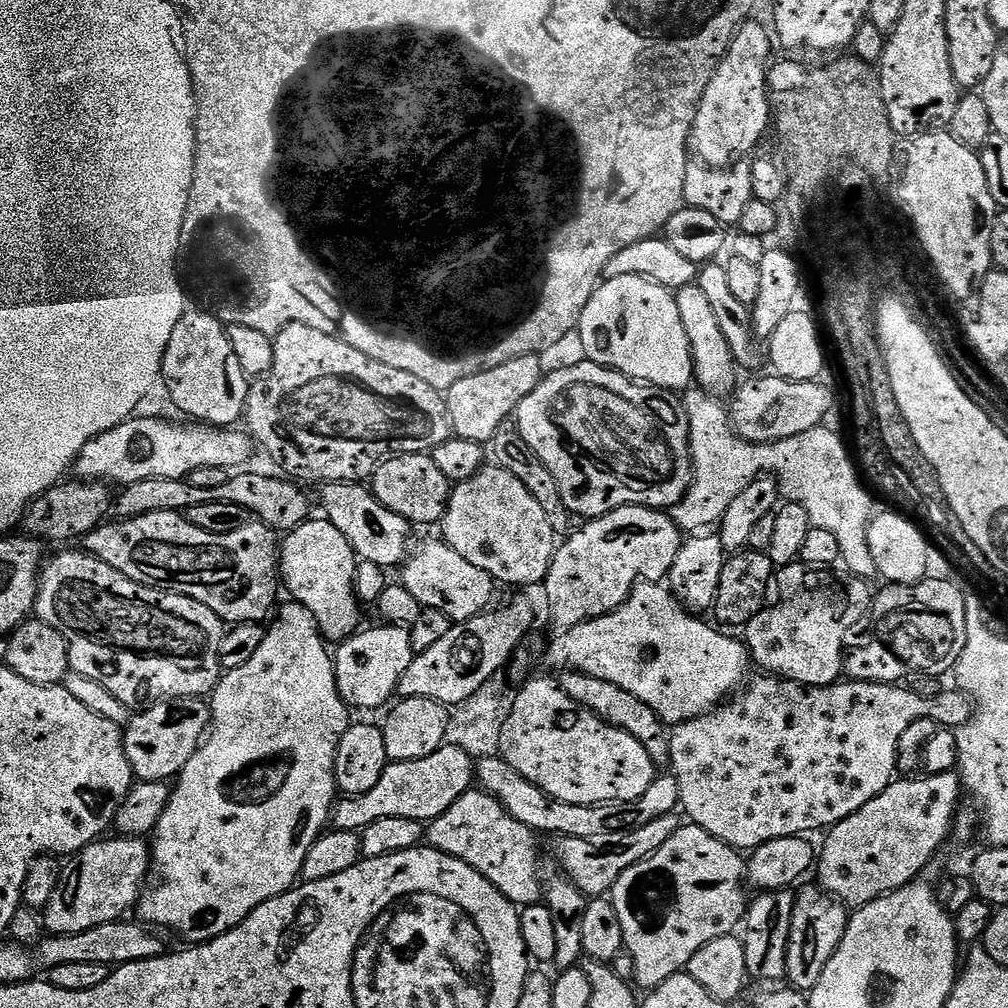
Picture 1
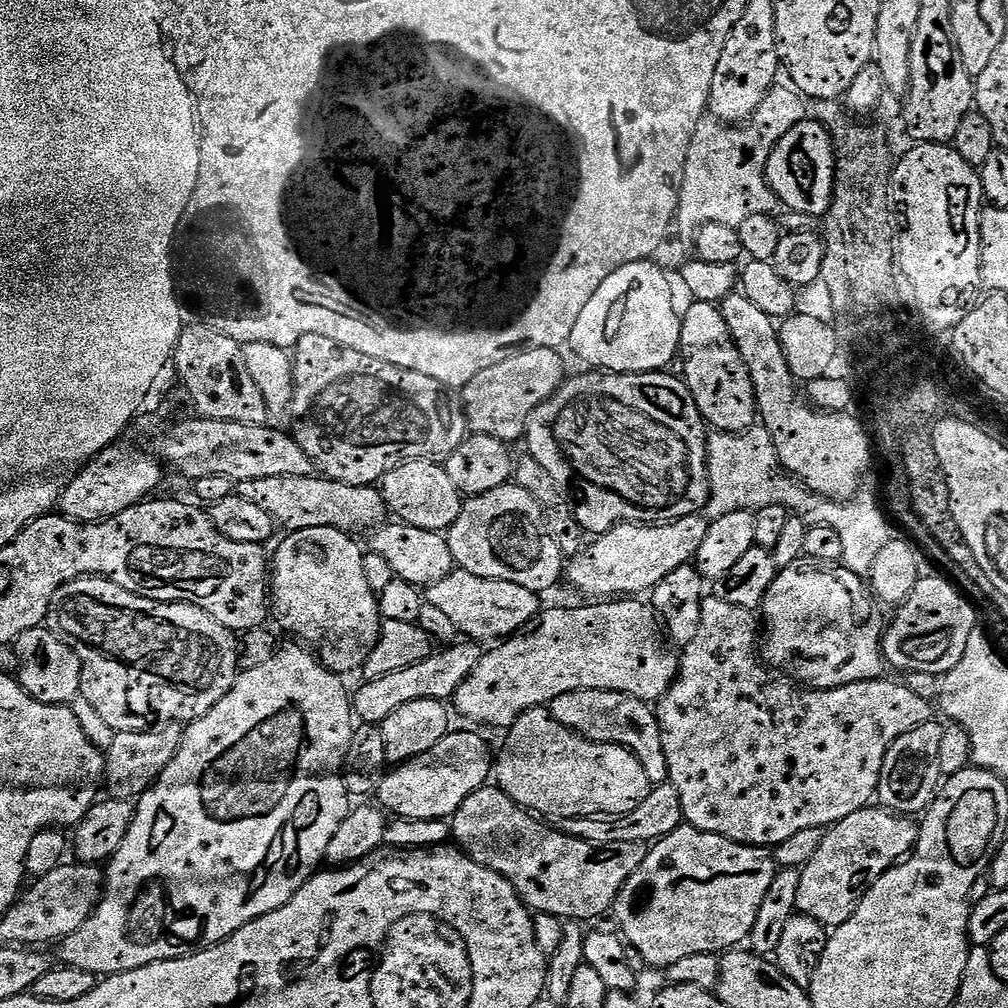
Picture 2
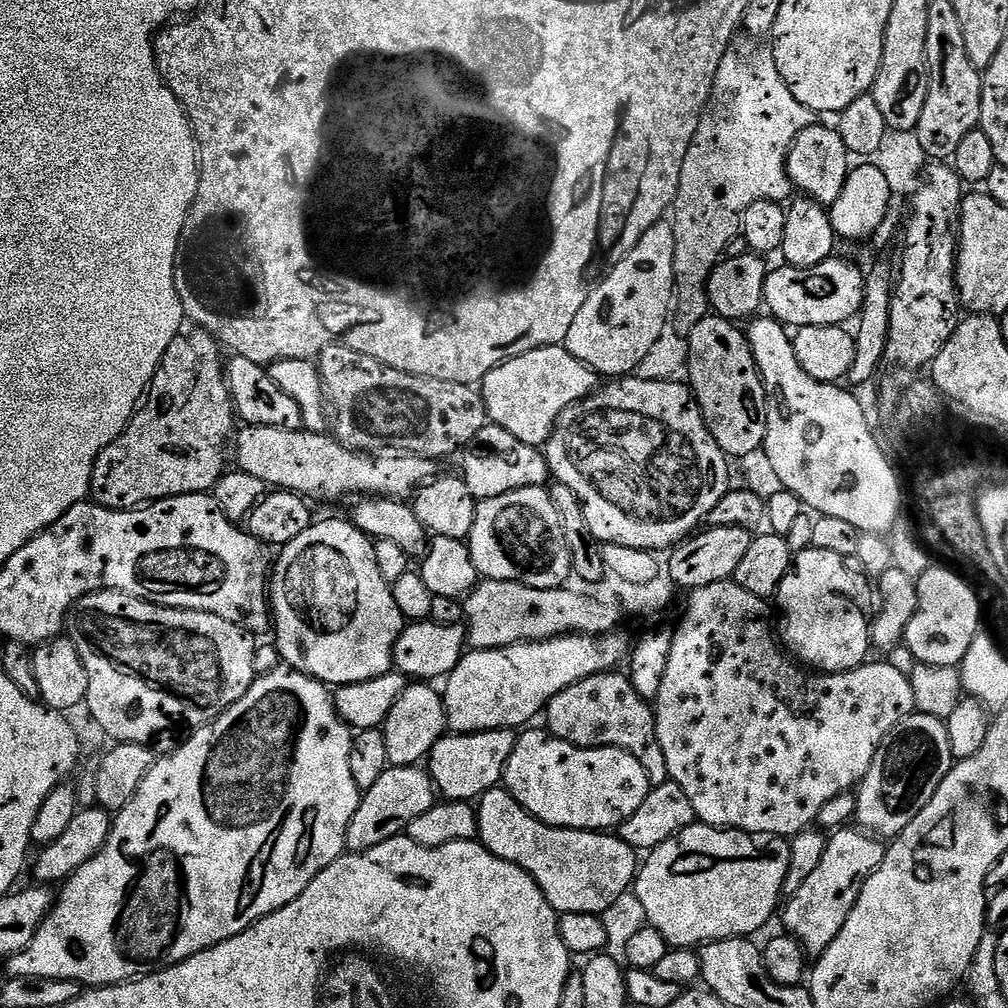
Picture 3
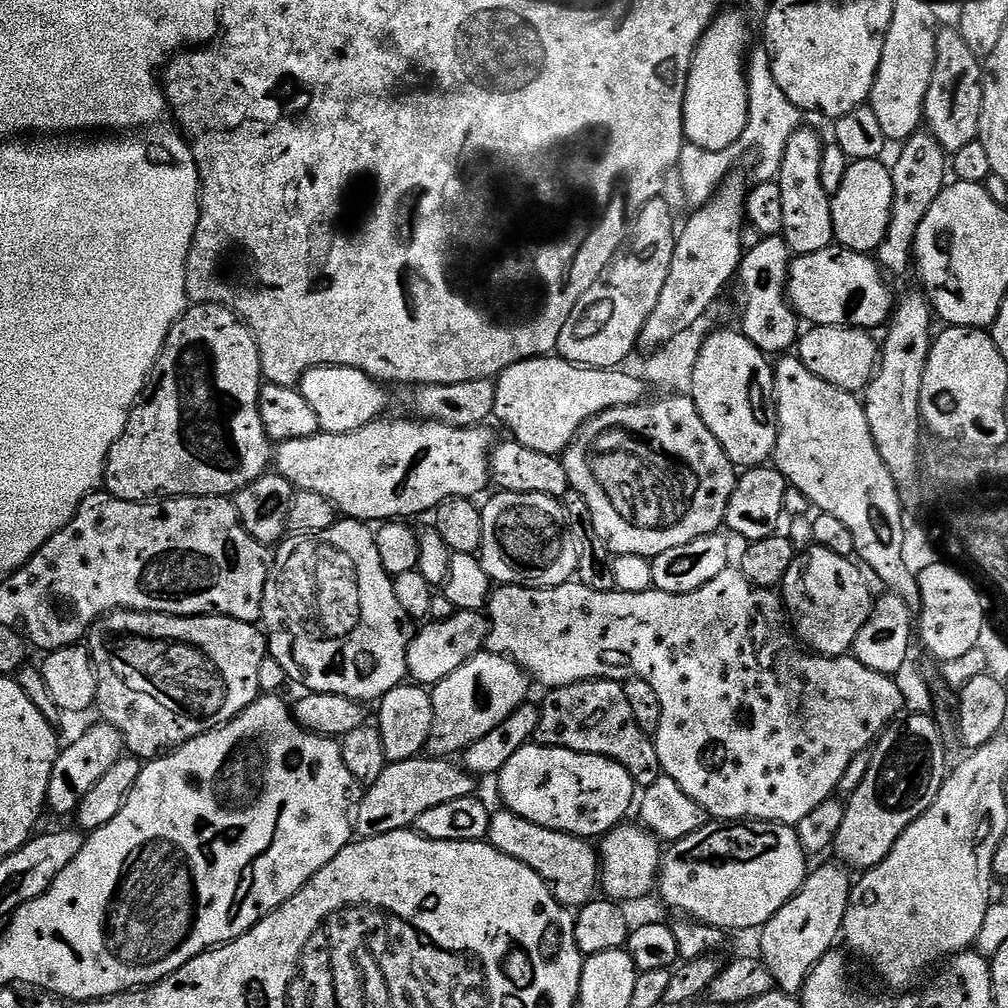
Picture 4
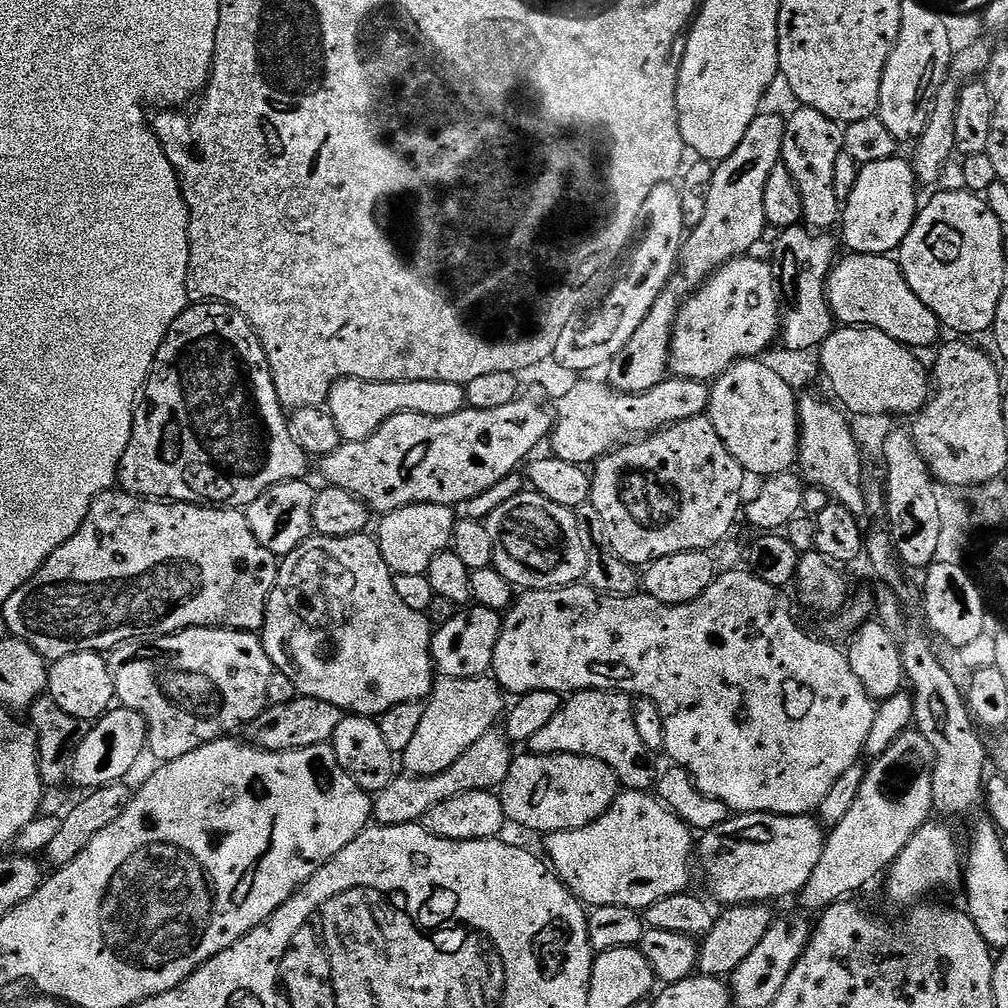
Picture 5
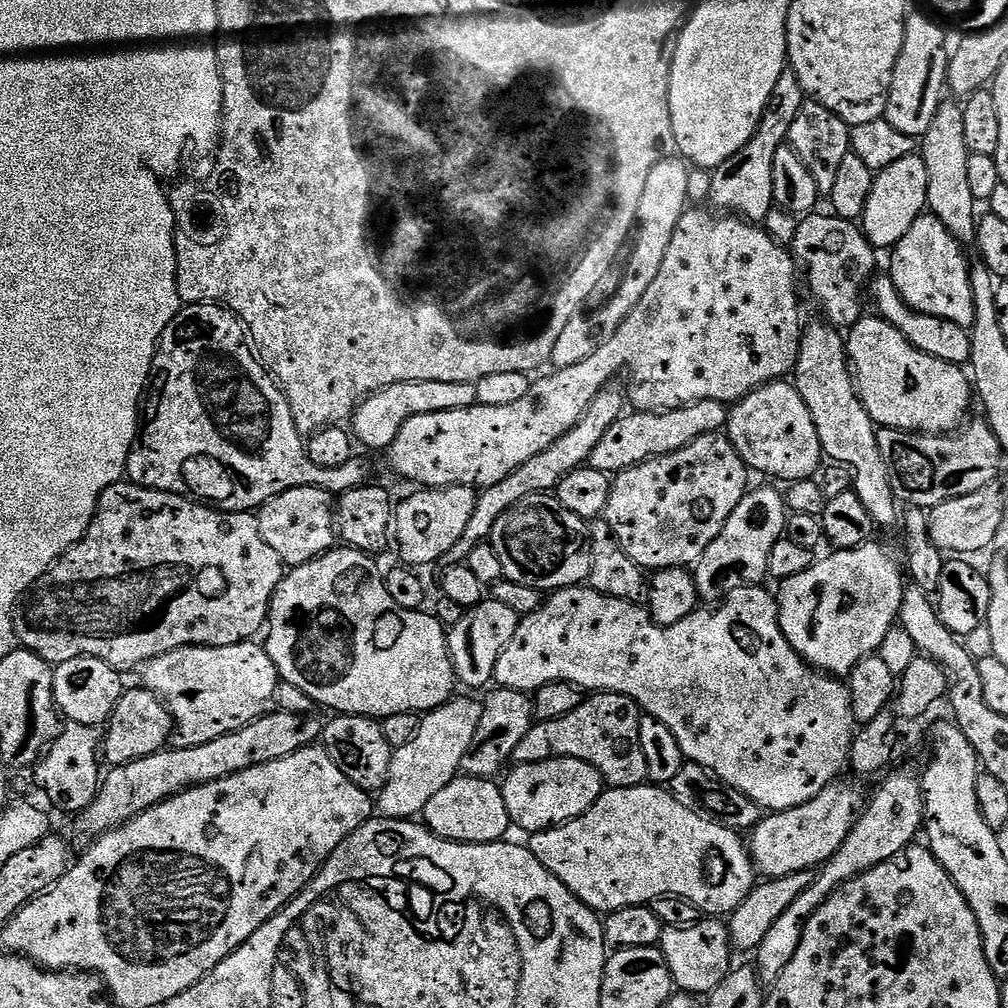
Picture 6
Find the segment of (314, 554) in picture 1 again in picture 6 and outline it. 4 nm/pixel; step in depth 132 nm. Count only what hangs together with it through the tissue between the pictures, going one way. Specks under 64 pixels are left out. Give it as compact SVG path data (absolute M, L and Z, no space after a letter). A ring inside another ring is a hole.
M337 546L330 552L322 553L305 564L295 565L281 580L272 596L272 604L268 608L268 619L266 621L266 633L268 641L266 647L270 658L274 662L279 679L285 684L298 686L302 694L306 694L312 700L313 705L324 708L333 708L331 711L345 716L370 716L383 718L390 714L402 714L403 712L414 712L427 714L434 708L440 708L446 701L453 699L455 688L458 688L456 671L452 665L452 659L448 653L448 634L446 625L439 620L431 611L417 610L415 608L403 608L390 598L390 590L385 573L375 564L373 557L367 552L360 552L351 546Z

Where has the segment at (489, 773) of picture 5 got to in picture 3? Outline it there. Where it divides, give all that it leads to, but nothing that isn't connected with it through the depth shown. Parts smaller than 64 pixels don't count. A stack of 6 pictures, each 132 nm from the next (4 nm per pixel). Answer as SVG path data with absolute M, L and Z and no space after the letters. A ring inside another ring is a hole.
M389 766L386 774L382 774L382 778L378 778L378 782L374 782L374 786L370 786L370 790L361 795L360 805L350 822L348 833L346 834L347 851L365 852L390 838L401 835L408 829L410 822L414 822L414 818L418 818L418 814L426 814L426 810L430 810L437 803L438 793L436 786L432 783L432 777L428 775L423 767L393 768Z

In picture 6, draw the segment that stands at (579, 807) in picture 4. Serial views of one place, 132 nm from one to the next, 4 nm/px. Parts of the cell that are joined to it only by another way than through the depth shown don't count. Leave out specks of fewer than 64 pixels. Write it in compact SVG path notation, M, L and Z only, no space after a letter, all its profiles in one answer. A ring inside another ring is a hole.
M559 756L533 764L518 764L511 770L513 772L509 771L502 780L504 801L509 821L515 827L517 824L524 834L567 824L590 810L590 806L594 806L594 802L598 802L606 790L606 781L600 771L578 758Z

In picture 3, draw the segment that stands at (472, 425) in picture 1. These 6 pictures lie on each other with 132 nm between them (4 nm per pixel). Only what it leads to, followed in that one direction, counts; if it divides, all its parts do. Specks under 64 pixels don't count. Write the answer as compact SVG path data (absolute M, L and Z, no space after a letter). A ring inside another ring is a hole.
M555 344L538 350L530 350L526 354L518 354L518 358L502 362L496 368L489 368L486 378L482 381L484 405L488 411L491 423L498 425L502 430L510 430L518 442L526 442L526 446L540 448L547 445L552 437L552 431L560 415L579 400L584 400L597 391L598 374L595 370L583 364L574 354L568 352L567 347Z

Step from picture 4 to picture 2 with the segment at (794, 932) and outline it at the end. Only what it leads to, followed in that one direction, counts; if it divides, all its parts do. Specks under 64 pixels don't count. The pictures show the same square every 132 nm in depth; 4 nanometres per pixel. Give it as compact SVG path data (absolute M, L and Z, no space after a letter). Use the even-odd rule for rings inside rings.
M869 806L842 818L825 831L822 846L818 846L818 854L814 854L814 858L810 858L810 862L801 871L797 909L807 916L813 916L815 920L822 921L832 930L839 924L845 924L854 914L854 910L858 910L865 890L911 853L918 842L919 833L920 825L911 815L883 806Z

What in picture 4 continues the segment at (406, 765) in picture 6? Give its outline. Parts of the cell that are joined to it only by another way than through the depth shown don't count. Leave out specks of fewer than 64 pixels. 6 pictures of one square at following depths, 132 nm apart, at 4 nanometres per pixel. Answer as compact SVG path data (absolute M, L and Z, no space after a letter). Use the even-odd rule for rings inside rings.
M487 650L450 674L432 689L434 722L430 726L427 751L436 758L452 758L463 753L478 738L486 738L494 726L502 726L514 710L529 699L530 677L507 656L496 656Z

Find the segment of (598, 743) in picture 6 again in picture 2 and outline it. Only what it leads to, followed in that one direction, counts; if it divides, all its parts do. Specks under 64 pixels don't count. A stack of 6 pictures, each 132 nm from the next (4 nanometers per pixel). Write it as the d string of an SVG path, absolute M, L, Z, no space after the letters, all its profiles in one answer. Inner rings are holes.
M574 690L554 698L550 711L567 728L575 728L588 740L599 744L623 744L644 764L653 785L669 783L668 759L660 732L657 709L649 701L618 690Z

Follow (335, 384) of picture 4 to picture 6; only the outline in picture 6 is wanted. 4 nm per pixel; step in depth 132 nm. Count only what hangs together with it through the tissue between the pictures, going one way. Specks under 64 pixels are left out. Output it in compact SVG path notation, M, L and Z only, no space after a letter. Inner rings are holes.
M398 382L367 396L356 406L350 421L350 431L357 441L368 448L388 449L398 438L398 430L418 414L448 412L450 409L471 408L476 404L477 388L472 383Z

